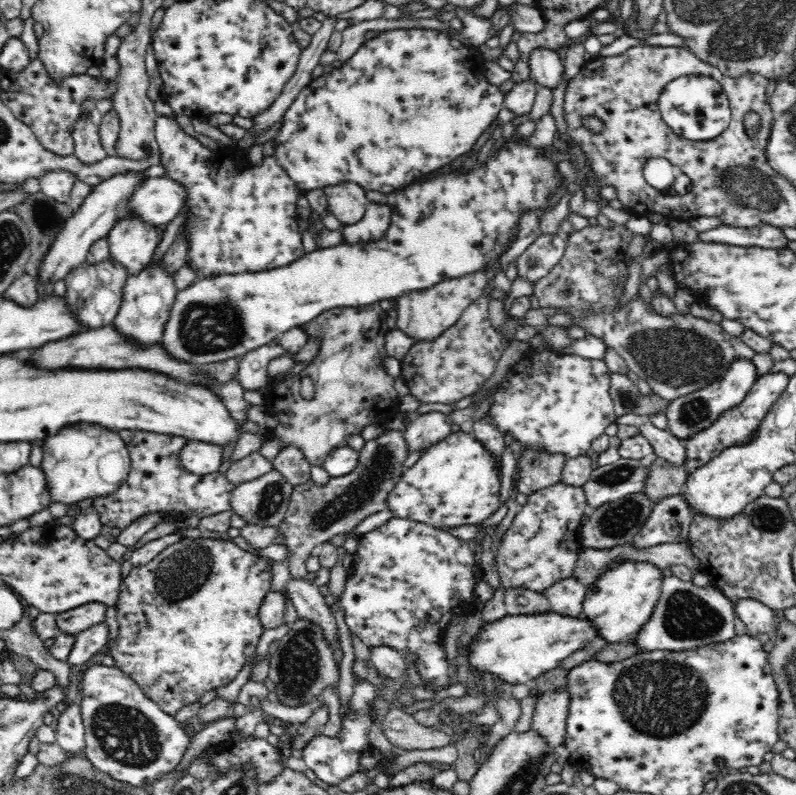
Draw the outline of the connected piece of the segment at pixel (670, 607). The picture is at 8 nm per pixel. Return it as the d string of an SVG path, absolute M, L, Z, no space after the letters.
M675 575L665 576L662 579L660 600L657 602L649 621L637 634L635 644L642 651L667 650L670 652L684 652L697 649L699 646L724 642L736 636L736 626L734 624L737 614L734 605L734 602L711 584L698 587L692 581L681 580Z

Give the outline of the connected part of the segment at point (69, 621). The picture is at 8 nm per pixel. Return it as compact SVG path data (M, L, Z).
M88 603L66 612L55 614L58 631L76 636L91 626L104 623L107 605L102 603Z

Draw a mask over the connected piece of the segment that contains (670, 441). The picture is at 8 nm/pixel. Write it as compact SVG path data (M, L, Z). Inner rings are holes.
M652 423L640 426L645 439L653 446L654 457L664 458L670 465L686 469L686 447L666 429L656 428Z

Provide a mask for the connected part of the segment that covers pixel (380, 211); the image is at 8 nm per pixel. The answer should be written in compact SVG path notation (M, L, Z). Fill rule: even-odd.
M368 204L362 220L340 228L341 243L356 246L356 244L370 244L384 240L392 222L392 212L390 205Z

